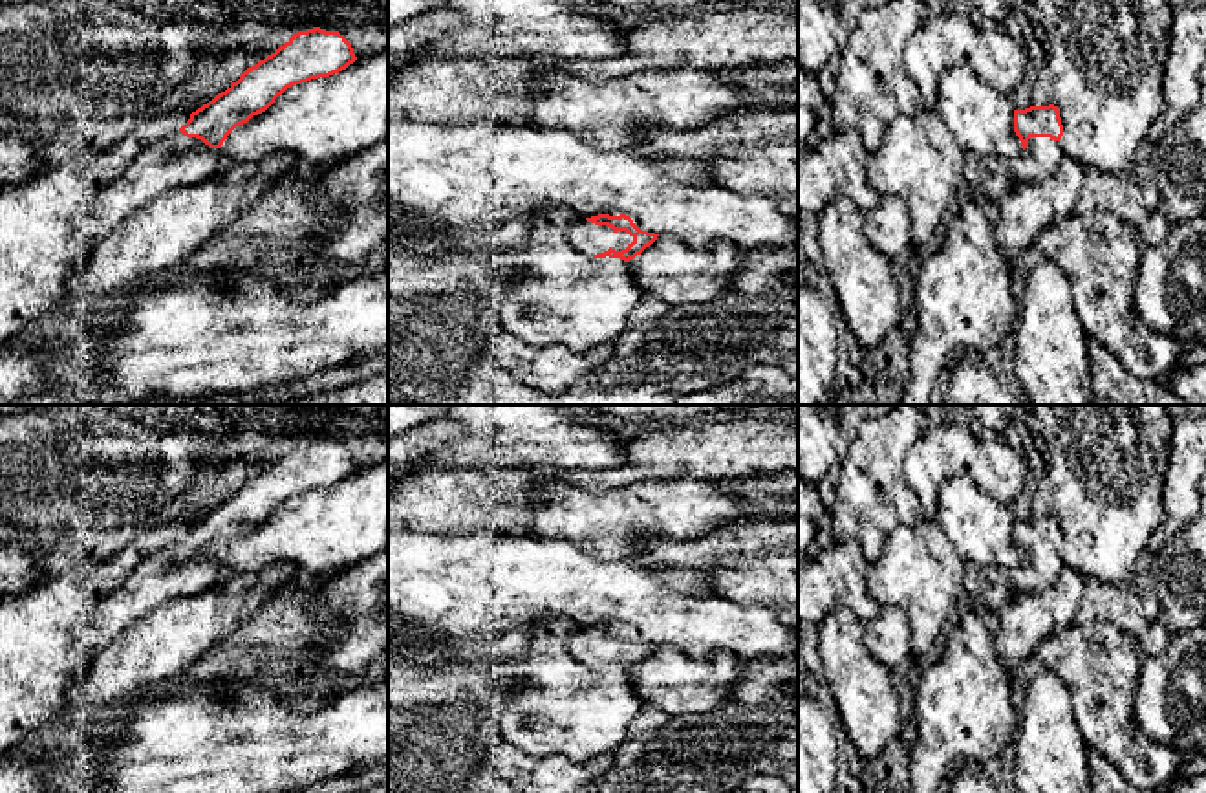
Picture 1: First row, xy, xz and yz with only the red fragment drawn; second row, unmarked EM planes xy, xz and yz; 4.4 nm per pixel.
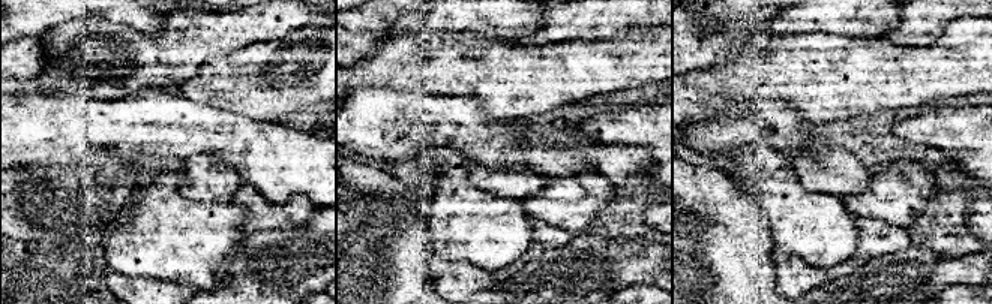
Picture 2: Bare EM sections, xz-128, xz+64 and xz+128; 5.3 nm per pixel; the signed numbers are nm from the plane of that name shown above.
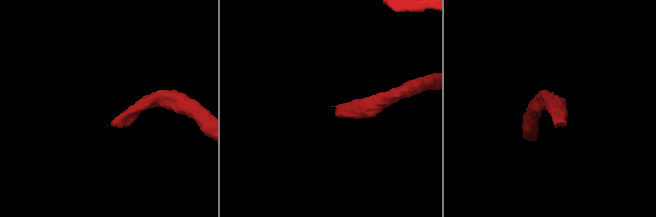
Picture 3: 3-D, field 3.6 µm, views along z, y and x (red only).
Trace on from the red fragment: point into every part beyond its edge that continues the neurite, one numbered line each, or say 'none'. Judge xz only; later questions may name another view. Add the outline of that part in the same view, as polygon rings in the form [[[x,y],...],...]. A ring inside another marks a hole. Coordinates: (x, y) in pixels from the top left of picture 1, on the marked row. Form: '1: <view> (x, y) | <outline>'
1: xz (586, 237) | [[[578,220],[567,233],[567,244],[586,255],[604,253],[609,247],[615,251],[626,249],[633,242],[626,231],[613,231],[608,225],[595,225],[587,220]]]

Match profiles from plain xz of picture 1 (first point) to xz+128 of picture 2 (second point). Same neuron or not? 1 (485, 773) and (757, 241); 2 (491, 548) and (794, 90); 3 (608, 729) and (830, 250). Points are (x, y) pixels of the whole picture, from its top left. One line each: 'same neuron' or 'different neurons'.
1: same neuron
2: different neurons
3: same neuron

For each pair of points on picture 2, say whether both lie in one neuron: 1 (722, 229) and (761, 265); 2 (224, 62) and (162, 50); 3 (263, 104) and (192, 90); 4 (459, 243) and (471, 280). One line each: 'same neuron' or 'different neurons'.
1: same neuron
2: different neurons
3: same neuron
4: different neurons

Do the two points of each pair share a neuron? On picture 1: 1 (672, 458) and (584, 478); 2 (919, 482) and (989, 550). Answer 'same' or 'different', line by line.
1: same
2: different

